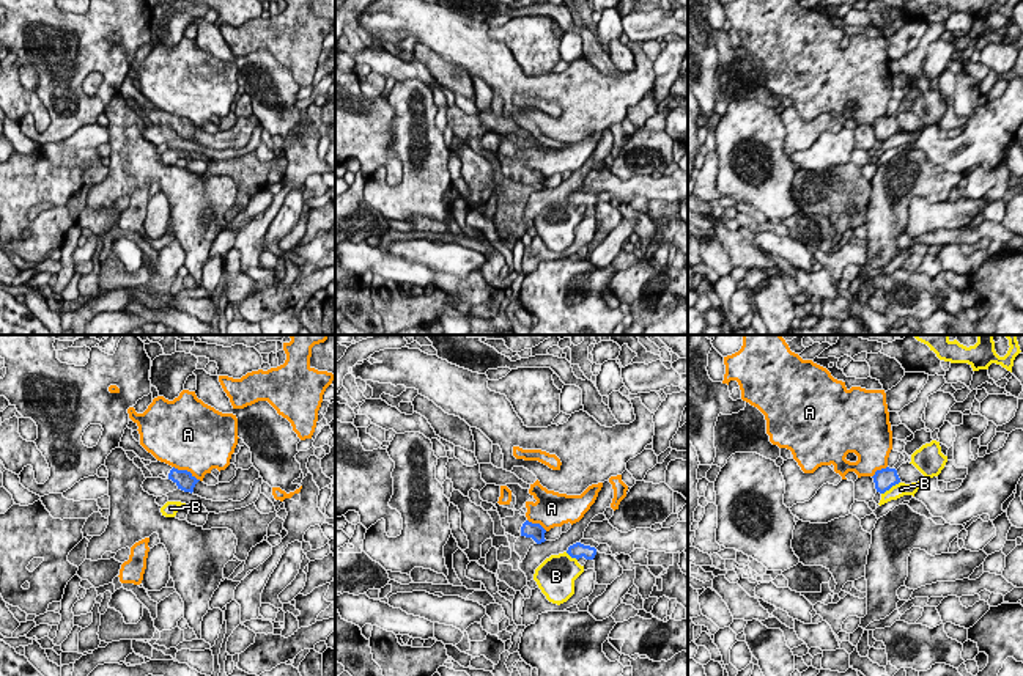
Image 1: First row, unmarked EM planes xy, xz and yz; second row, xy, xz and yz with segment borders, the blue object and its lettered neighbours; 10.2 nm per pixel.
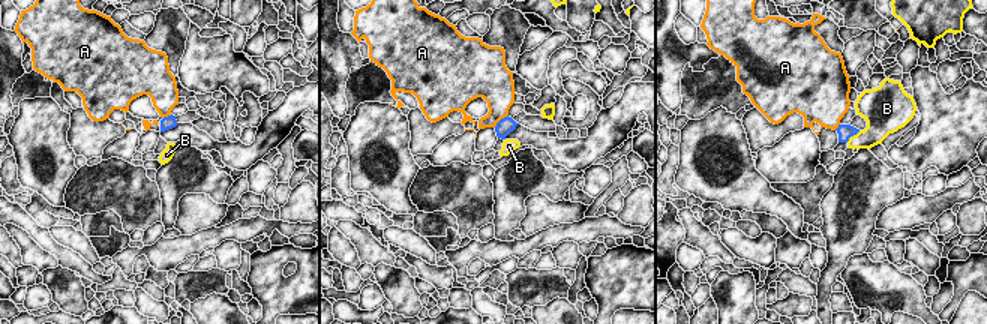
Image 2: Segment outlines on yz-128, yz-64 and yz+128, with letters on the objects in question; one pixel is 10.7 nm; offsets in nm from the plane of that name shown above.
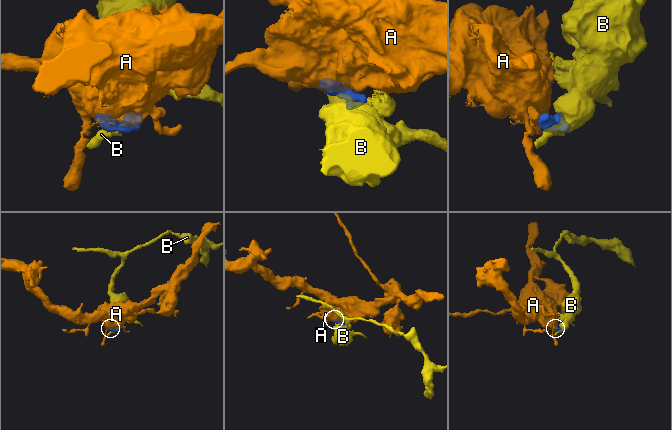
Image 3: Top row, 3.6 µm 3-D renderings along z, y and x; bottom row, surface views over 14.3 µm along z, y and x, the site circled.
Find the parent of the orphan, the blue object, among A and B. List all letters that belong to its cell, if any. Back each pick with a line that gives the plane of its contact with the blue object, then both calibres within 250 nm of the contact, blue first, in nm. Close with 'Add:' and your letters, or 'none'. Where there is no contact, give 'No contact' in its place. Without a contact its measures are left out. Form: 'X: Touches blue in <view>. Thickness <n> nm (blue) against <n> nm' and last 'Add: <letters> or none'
Add: none

